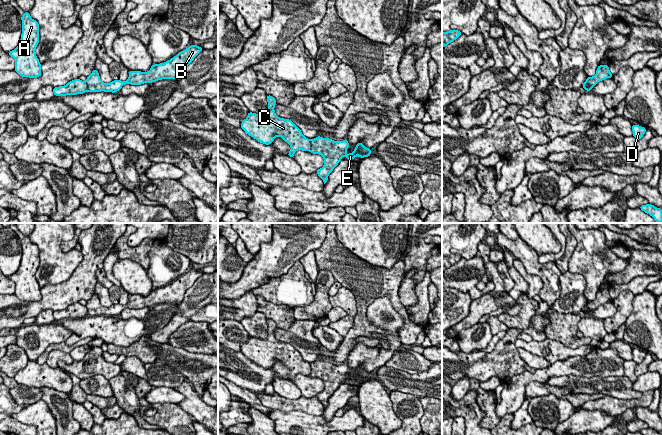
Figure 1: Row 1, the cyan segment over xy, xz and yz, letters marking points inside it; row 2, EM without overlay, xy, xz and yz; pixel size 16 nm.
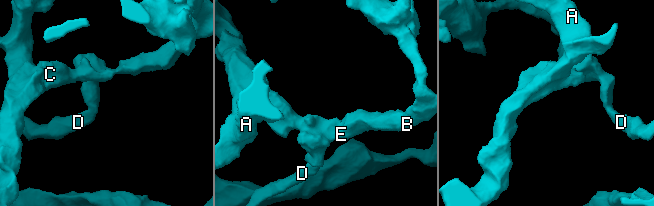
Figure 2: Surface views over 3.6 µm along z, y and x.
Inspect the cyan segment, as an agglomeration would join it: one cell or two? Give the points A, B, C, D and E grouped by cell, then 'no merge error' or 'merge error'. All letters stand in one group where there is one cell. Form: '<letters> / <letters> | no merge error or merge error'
A C / B D E | merge error

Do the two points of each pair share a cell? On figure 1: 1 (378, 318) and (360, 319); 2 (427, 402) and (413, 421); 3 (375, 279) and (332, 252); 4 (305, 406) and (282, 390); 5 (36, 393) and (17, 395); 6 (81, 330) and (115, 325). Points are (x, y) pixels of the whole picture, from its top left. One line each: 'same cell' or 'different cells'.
1: different cells
2: different cells
3: same cell
4: different cells
5: same cell
6: same cell

